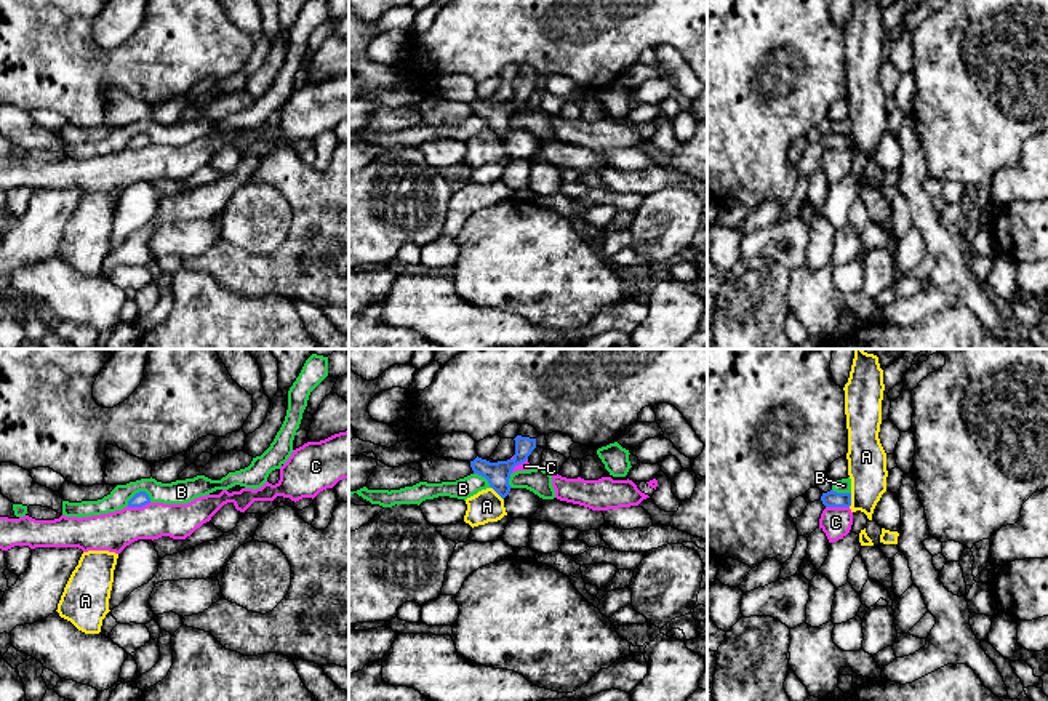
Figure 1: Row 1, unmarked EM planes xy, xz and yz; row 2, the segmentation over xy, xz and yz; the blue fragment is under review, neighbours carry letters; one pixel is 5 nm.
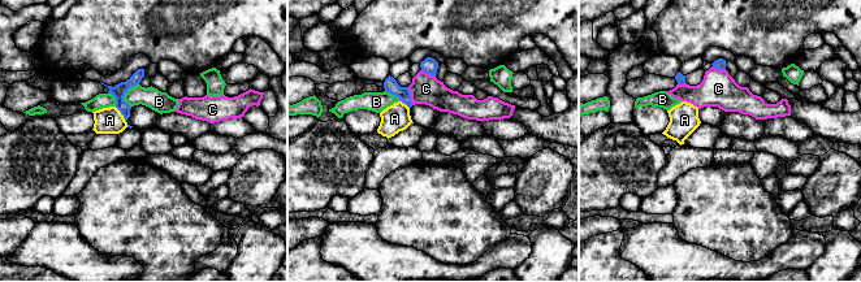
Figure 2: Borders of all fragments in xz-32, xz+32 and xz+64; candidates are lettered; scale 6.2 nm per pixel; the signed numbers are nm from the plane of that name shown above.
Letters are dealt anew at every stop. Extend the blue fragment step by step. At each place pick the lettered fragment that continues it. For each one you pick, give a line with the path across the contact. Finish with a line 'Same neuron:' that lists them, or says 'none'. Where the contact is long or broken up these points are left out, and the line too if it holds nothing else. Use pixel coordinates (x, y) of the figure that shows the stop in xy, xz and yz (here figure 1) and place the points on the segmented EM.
Same neuron: none

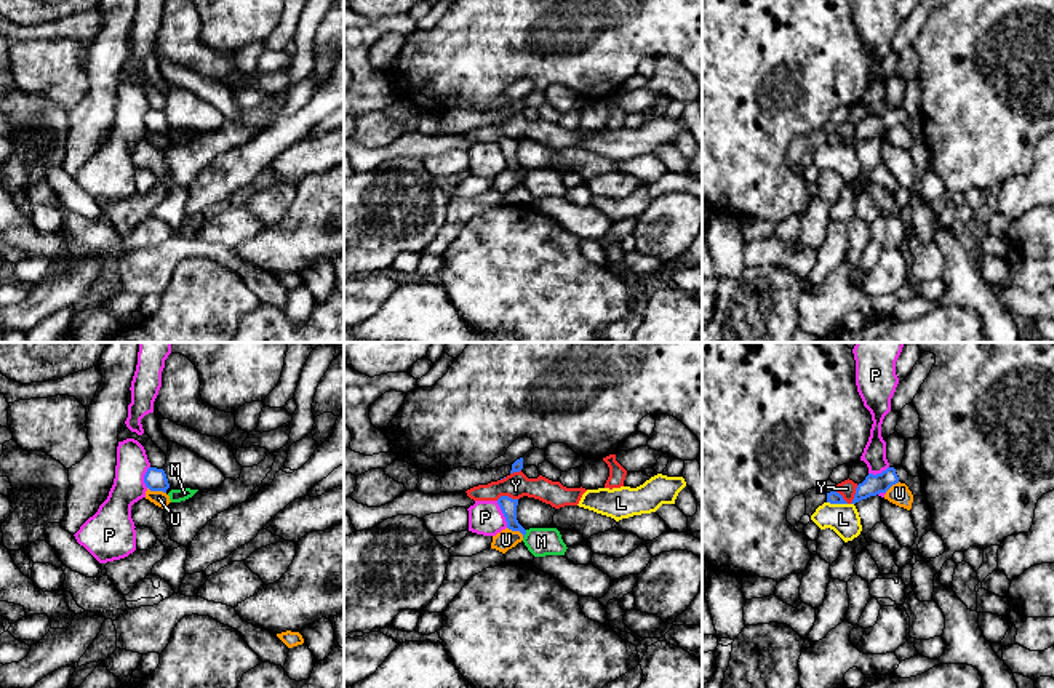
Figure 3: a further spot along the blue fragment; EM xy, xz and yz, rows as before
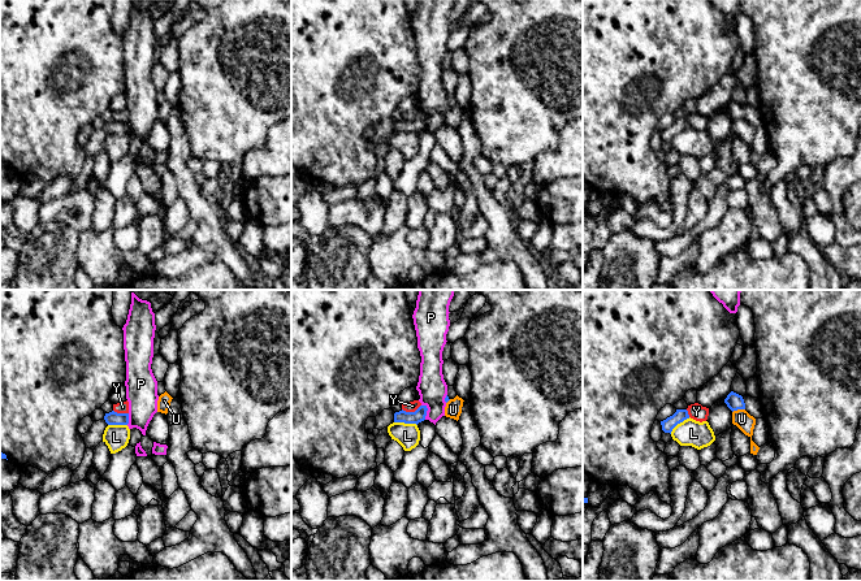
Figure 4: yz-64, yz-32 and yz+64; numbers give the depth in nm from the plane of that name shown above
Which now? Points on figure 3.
Same neuron: none

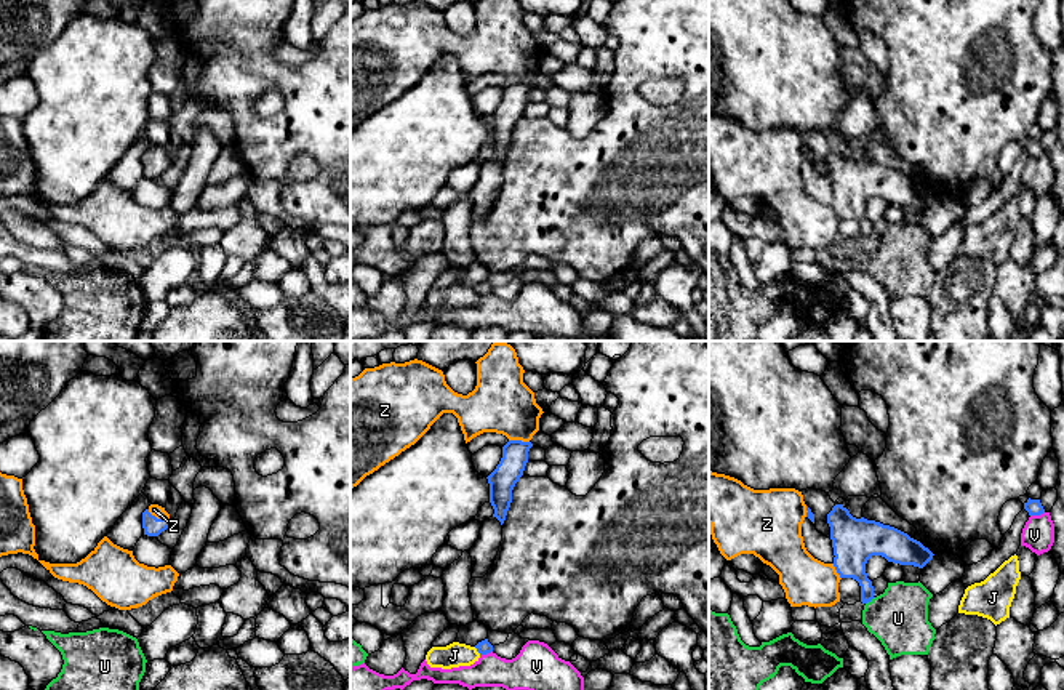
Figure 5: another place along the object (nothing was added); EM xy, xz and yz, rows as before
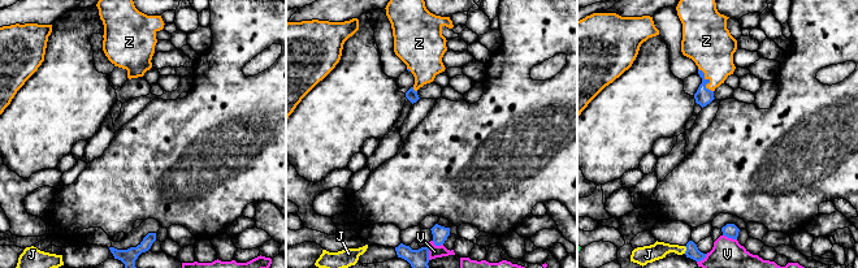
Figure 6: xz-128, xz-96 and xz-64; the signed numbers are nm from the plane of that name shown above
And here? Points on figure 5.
Same neuron: Z

